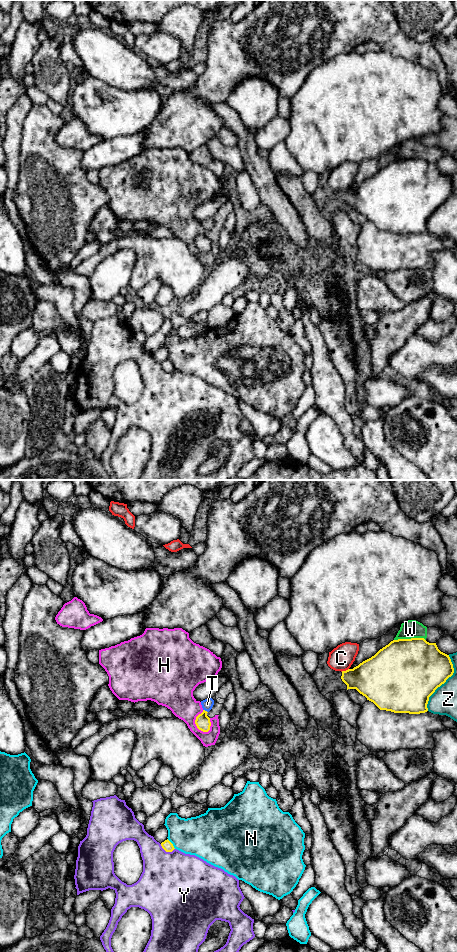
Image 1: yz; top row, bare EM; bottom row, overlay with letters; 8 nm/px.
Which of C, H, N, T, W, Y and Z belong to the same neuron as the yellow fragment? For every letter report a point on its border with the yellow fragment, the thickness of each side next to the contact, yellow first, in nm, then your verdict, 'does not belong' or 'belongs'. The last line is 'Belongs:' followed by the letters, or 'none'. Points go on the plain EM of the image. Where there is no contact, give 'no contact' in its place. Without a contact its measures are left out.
C: contact yz (344, 191); calibres 320 and 200 nm; does not belong
H: contact yz (195, 243); calibres 120 and 240 nm; does not belong
N: contact yz (172, 364); calibres 80 and 320 nm; does not belong
T: contact yz (204, 230); calibres 120 and 90 nm; belongs
W: contact yz (409, 159); calibres 500 and 140 nm; does not belong
Y: contact yz (167, 371); calibres 80 and 480 nm; does not belong
Z: contact yz (443, 203); calibres 460 and 220 nm; does not belong
Belongs: T

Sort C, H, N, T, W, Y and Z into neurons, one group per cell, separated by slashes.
C / H / N / T / W / Y / Z

